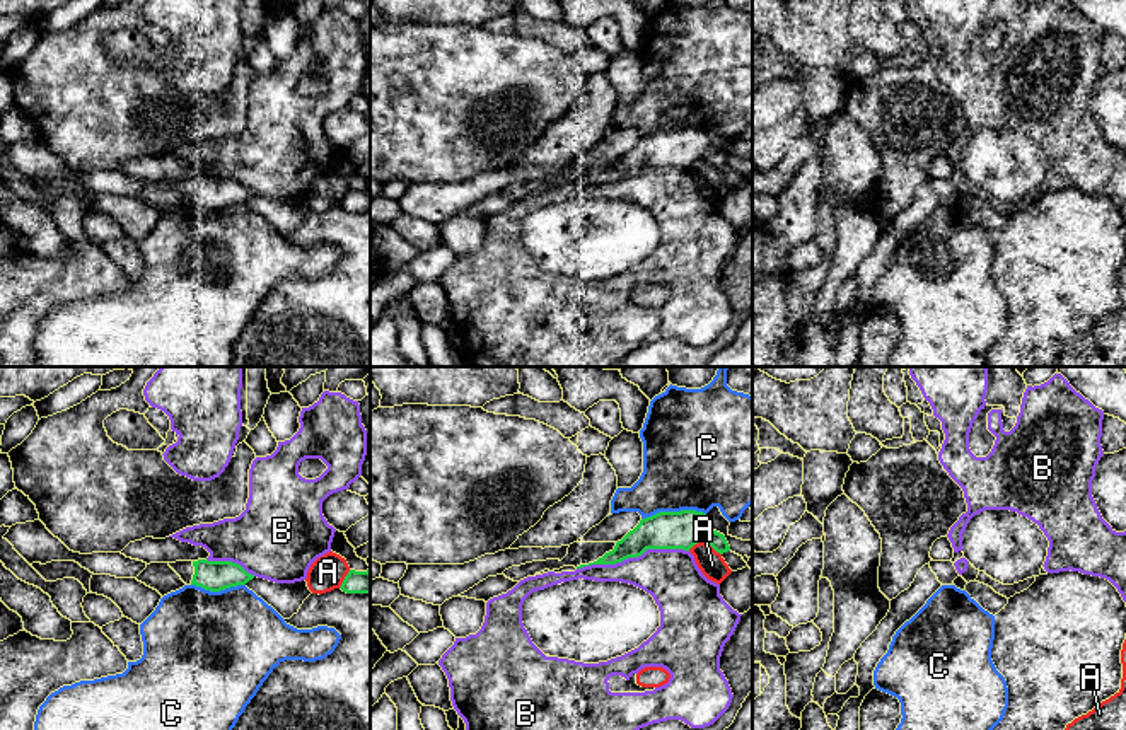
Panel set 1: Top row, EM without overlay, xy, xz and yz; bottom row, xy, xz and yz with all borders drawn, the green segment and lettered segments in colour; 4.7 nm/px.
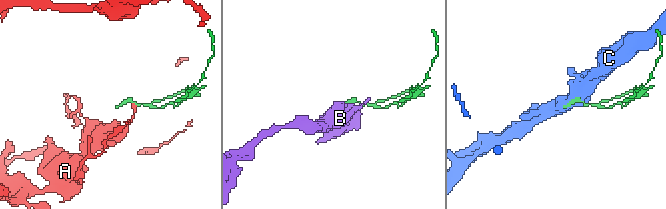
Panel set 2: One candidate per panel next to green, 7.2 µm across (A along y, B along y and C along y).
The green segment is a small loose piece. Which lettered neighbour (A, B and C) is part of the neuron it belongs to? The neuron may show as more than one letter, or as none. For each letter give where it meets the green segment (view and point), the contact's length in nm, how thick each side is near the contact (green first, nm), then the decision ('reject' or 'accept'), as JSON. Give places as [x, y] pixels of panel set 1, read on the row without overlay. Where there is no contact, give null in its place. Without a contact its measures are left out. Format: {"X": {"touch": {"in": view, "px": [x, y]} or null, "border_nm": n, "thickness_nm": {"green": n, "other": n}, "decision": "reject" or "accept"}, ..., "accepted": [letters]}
{"A": {"touch": {"in": "xz", "px": [705, 161]}, "border_nm": 160, "thickness_nm": {"green": 180, "other": 120}, "decision": "reject"}, "B": {"touch": {"in": "xz", "px": [632, 174]}, "border_nm": 550, "thickness_nm": {"green": 180, "other": 260}, "decision": "reject"}, "C": {"touch": {"in": "xz", "px": [673, 130]}, "border_nm": 300, "thickness_nm": {"green": 180, "other": 440}, "decision": "reject"}, "accepted": []}

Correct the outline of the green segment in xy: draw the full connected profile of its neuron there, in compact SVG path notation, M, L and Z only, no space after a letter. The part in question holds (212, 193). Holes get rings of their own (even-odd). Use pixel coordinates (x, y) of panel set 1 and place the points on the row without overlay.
M176 179L169 184L186 203L196 203L210 210L220 210L230 205L246 203L254 193L232 179Z

